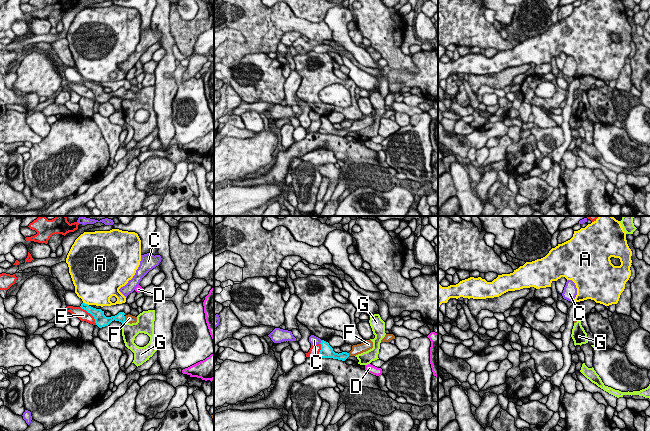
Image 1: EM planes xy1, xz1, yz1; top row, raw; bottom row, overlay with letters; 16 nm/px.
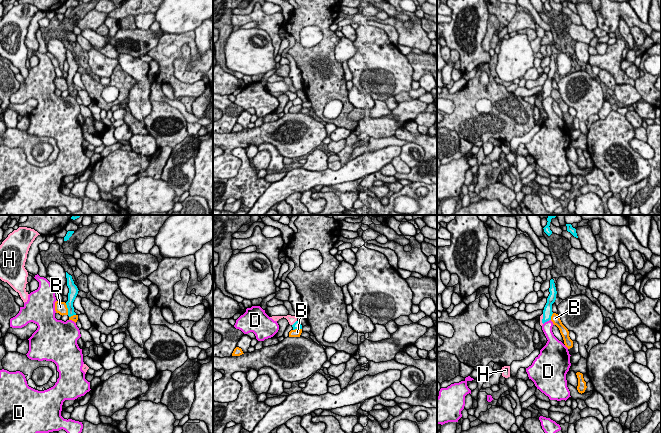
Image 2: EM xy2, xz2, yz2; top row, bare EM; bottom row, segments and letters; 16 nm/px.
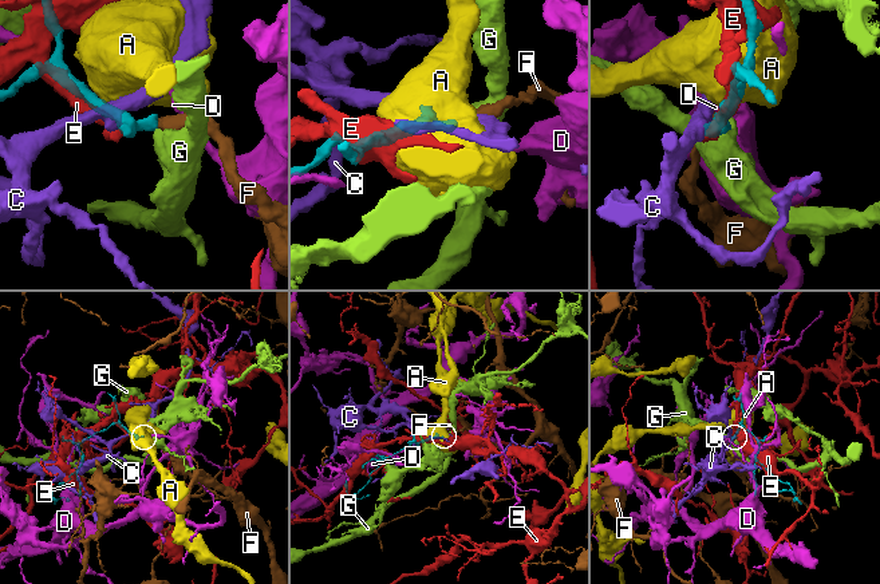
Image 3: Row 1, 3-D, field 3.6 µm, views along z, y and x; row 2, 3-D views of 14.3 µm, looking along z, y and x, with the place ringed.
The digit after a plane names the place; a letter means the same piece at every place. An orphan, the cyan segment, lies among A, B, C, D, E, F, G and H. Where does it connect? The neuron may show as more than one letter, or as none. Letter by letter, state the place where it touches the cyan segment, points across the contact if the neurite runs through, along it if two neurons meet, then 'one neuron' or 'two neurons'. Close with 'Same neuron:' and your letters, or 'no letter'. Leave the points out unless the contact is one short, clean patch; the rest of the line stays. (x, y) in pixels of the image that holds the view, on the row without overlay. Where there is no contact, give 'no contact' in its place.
A: contact xy1 (86, 80); border xy1 (83, 78), (88, 81); two neurons
B: contact xy2 (68, 85); border xy2 (65, 79), (68, 90); two neurons
C: contact xz1 (321, 118); border xz1 (322, 116), (319, 119); two neurons
D: contact yz2 (546, 97); border yz2 (550, 95), (543, 100); two neurons
E: contact xy1 (90, 89); two neurons
F: contact xy1 (124, 95); way xy1 (120, 93), (124, 95), (129, 94); one neuron
G: contact xy1 (123, 98); border xy1 (124, 98), (122, 100); two neurons
H: contact xz2 (294, 99); border xz2 (296, 96), (292, 101); two neurons
Same neuron: F

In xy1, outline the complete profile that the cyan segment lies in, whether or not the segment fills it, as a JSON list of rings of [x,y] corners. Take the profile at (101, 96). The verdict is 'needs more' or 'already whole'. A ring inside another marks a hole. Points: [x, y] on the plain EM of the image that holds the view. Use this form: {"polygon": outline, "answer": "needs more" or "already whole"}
{"polygon": [[[82,79],[80,83],[82,85],[86,86],[88,89],[90,89],[94,93],[95,99],[99,104],[108,102],[114,96],[119,97],[122,100],[123,99],[132,100],[132,99],[137,98],[137,93],[132,92],[130,90],[126,91],[124,88],[119,88],[115,92],[106,93],[104,91],[104,87],[102,87],[101,85],[93,84],[93,83],[89,82],[88,80]]], "answer": "needs more"}

